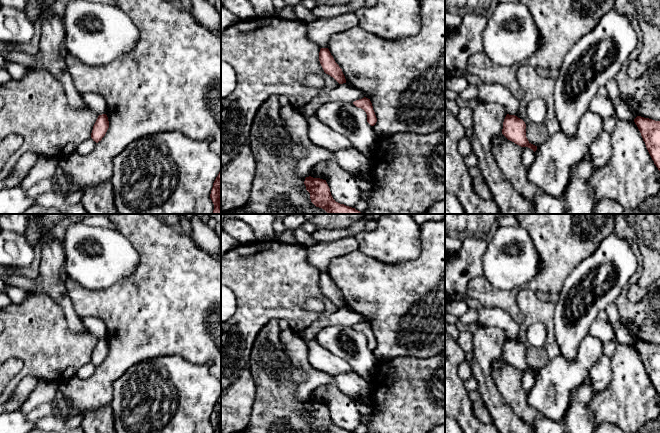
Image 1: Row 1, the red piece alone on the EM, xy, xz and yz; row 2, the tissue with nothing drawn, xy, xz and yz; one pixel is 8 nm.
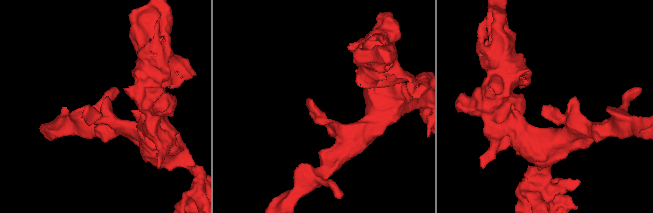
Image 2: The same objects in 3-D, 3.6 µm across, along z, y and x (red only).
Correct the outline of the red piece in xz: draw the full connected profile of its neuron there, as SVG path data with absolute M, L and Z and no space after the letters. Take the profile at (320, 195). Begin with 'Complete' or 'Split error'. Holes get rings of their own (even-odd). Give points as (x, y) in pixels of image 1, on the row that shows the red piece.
Complete. M306 177L304 184L310 193L311 202L319 208L331 214L361 214L355 208L336 202L330 192L326 180L320 178Z

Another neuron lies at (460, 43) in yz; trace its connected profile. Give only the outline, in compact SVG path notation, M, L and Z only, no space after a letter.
M469 11L462 17L459 27L445 29L445 79L464 77L478 88L478 99L494 102L505 107L507 114L516 115L520 101L505 87L486 84L468 73L467 64L471 55L483 51L482 33L488 19L481 12Z

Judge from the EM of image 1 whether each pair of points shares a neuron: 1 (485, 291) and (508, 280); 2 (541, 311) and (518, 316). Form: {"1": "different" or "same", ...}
{"1": "different", "2": "different"}

